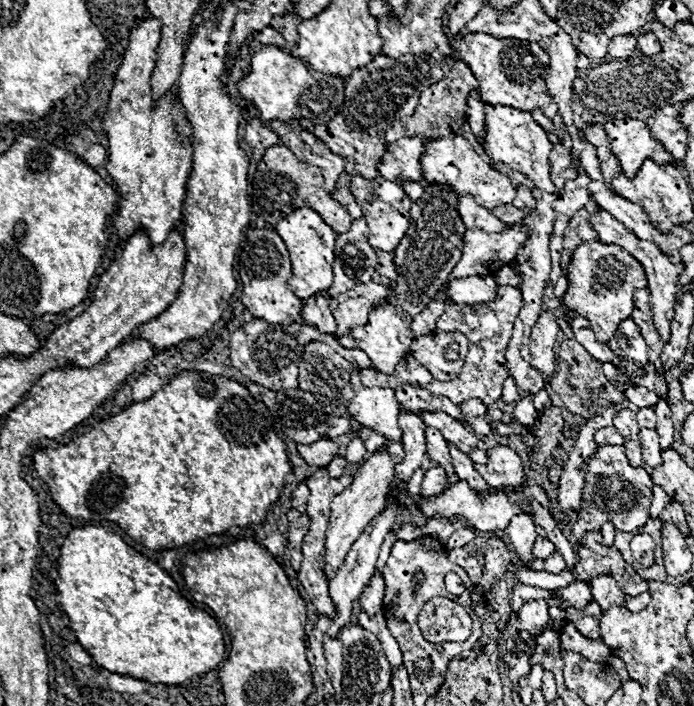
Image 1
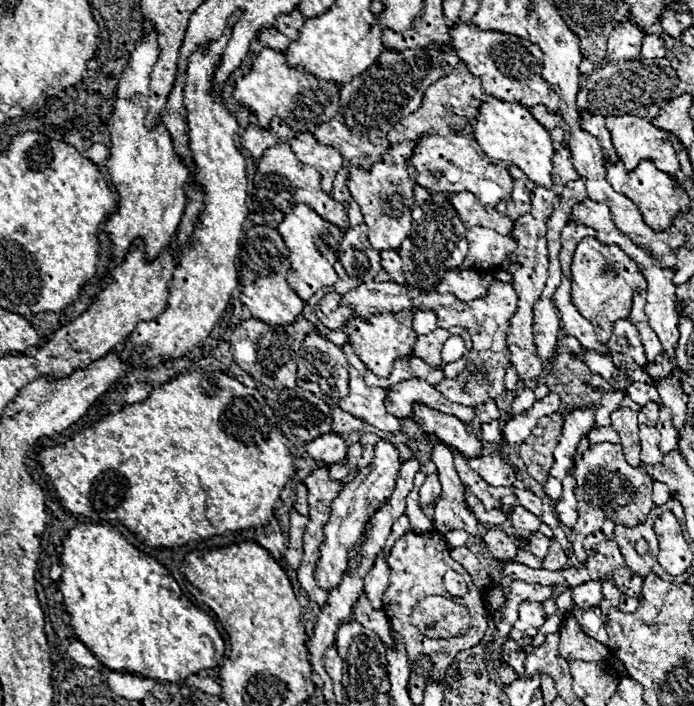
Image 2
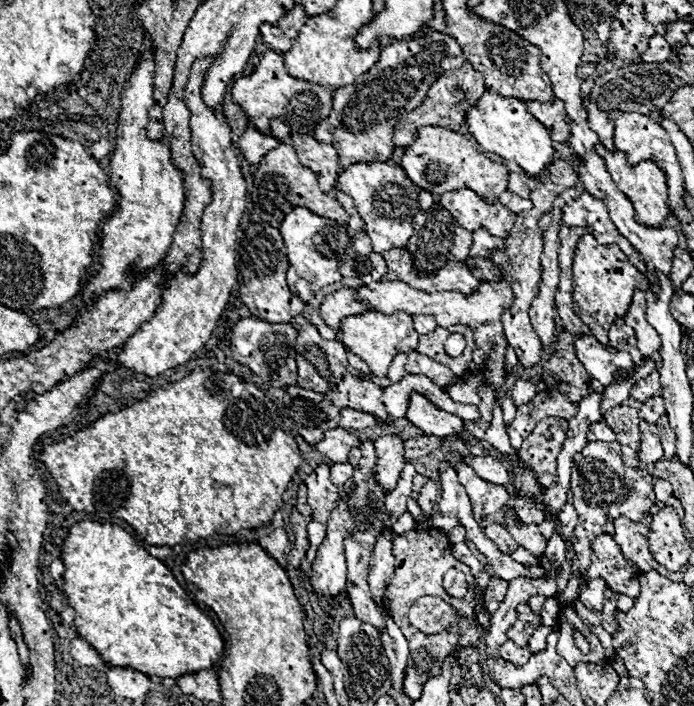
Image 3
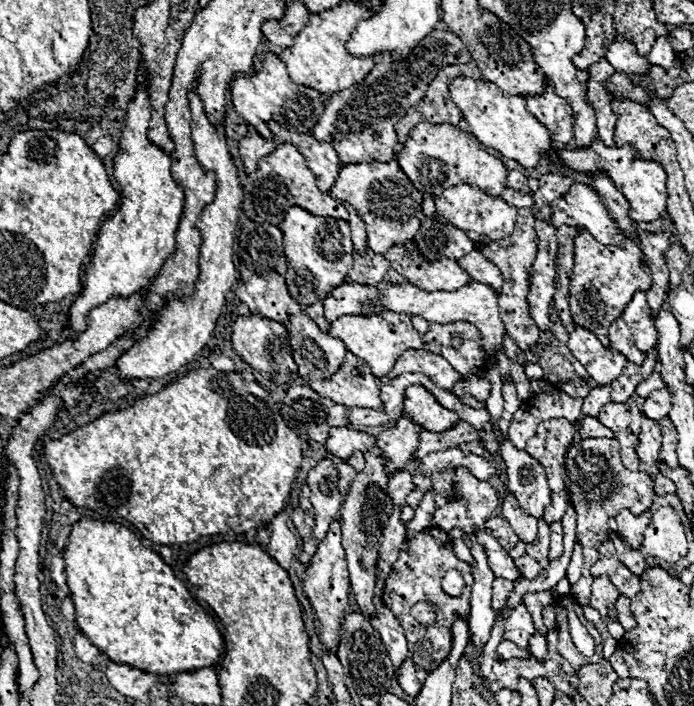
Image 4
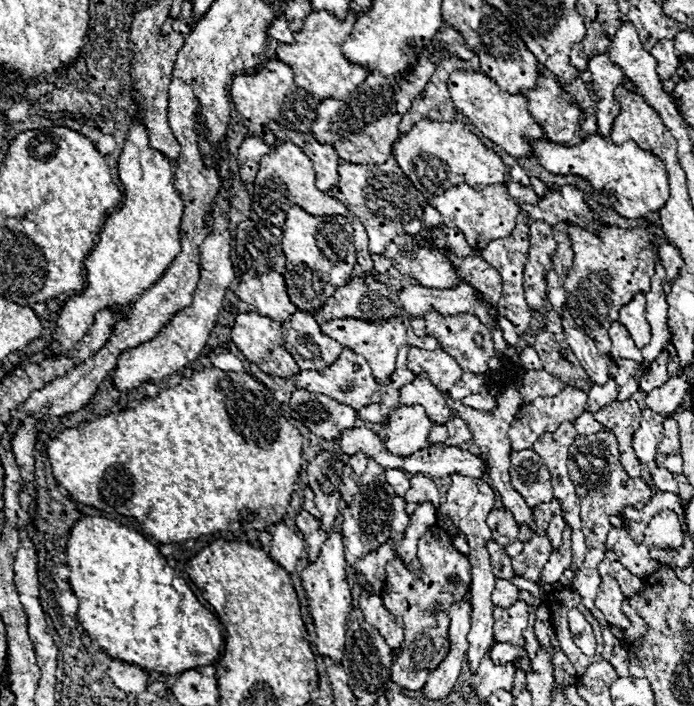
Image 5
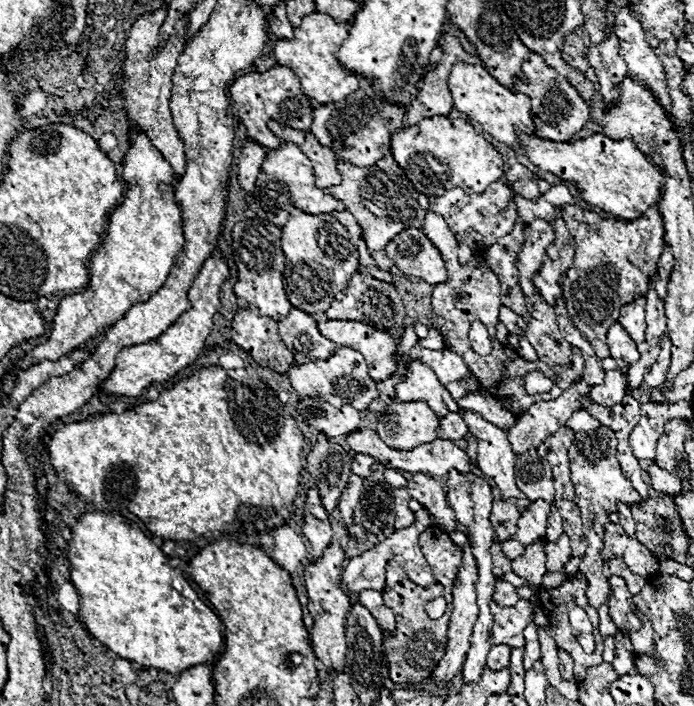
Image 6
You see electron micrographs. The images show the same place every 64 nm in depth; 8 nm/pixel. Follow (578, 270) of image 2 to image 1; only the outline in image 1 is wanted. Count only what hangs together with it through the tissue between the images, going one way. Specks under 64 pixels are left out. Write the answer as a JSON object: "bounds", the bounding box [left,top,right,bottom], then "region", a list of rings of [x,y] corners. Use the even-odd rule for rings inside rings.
{"bounds":[562,242,648,342],"region":[[[600,242],[580,244],[572,254],[572,260],[566,268],[566,276],[568,276],[568,290],[564,294],[562,306],[586,318],[598,342],[608,342],[614,336],[618,324],[632,314],[634,290],[648,286],[646,272],[634,256],[630,256],[628,252],[624,252],[614,244],[600,244]]]}

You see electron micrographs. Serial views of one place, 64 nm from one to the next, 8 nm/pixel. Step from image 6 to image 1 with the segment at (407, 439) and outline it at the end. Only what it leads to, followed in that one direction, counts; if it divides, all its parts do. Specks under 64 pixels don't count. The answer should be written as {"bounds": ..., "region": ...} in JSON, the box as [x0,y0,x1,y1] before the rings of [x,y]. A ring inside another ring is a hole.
{"bounds":[326,448,394,578],"region":[[[380,448],[358,468],[354,476],[354,484],[346,488],[342,494],[338,494],[330,504],[332,516],[330,516],[330,528],[326,532],[326,576],[328,578],[334,578],[336,570],[346,558],[346,552],[350,550],[354,540],[364,532],[366,524],[370,524],[370,520],[386,508],[386,492],[392,480],[394,480],[394,462],[386,454],[386,450]]]}

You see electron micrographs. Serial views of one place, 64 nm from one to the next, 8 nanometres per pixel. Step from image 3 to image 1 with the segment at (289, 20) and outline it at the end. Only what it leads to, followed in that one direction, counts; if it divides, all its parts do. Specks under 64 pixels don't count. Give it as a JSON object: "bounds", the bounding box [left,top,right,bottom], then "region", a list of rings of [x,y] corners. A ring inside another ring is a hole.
{"bounds":[270,12,302,46],"region":[[[288,12],[288,14],[282,14],[282,16],[274,16],[272,20],[270,20],[270,26],[274,28],[274,30],[278,30],[282,36],[284,36],[284,40],[288,40],[288,46],[296,46],[296,42],[298,42],[298,24],[302,22],[302,18],[298,16],[298,14],[294,14],[294,12]]]}

